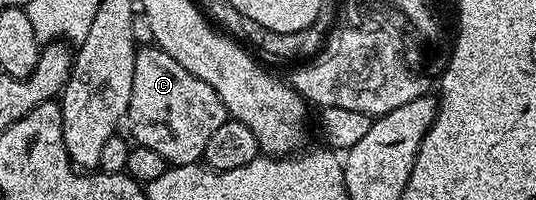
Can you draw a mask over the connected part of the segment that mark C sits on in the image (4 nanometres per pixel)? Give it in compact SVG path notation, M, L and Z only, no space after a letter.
M155 46L147 47L137 51L134 62L134 86L126 117L126 124L132 127L131 139L141 148L162 154L169 166L197 163L214 130L230 119L226 106L202 78L194 78L170 54Z

